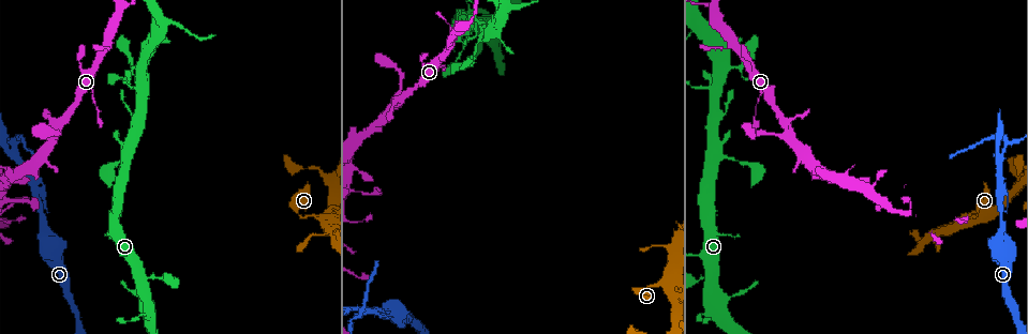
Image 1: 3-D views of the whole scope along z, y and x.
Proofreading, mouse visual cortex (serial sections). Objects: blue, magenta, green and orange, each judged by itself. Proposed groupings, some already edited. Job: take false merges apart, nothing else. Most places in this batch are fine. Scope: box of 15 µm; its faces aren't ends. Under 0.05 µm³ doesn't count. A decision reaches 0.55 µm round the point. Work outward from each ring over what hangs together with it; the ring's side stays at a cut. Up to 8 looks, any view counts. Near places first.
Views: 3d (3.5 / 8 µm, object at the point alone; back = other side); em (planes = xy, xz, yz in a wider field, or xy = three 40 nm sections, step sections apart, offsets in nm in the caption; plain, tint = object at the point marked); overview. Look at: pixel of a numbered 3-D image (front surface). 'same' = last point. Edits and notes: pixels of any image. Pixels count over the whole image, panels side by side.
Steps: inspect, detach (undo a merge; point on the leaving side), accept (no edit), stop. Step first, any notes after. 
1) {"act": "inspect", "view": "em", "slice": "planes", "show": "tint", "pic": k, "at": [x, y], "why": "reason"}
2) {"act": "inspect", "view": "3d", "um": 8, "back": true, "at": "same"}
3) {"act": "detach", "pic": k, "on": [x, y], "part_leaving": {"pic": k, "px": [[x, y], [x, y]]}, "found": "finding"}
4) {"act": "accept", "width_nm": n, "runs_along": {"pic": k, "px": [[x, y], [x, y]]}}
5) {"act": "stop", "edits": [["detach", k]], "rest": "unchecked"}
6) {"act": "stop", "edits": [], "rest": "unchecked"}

{"act": "inspect", "view": "em", "slice": "xy", "step": 1, "show": "tint", "pic": 1, "at": [142, 300], "why": "thick turns thin"}

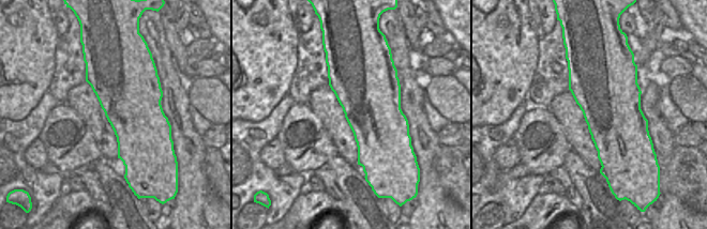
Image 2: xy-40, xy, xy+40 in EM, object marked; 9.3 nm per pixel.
{"act": "inspect", "view": "3d", "um": 3.5, "back": true, "at": "same", "why": "wider look"}

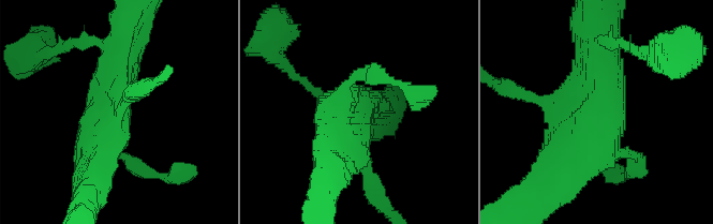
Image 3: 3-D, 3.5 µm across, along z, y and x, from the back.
{"act": "accept", "runs_along": {"pic": 3, "px": [[128, 20], [99, 149]]}, "found": "all the same cell"}

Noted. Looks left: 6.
{"act": "inspect", "view": "3d", "um": 3.5, "pic": 1, "at": [668, 282], "why": "calibre changes"}

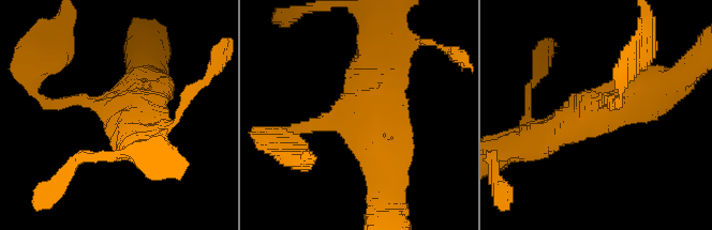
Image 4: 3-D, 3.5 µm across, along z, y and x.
{"act": "inspect", "view": "em", "slice": "xy", "step": 5, "show": "tint", "pic": 4, "at": [601, 105], "why": "need the tissue"}

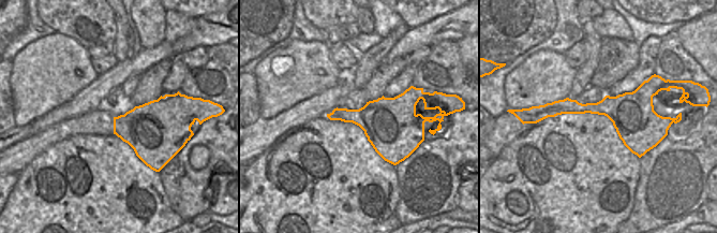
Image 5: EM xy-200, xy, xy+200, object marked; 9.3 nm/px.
{"act": "inspect", "view": "em", "slice": "xy", "step": 3, "show": "tint", "at": "same"}

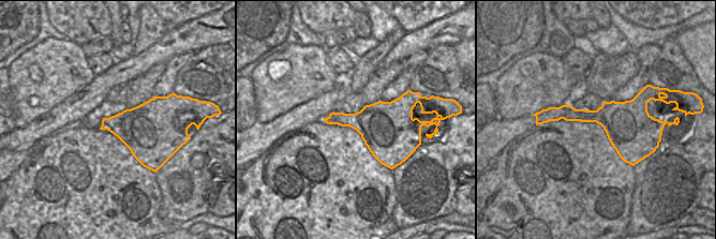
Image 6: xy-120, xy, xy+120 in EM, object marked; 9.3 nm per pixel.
{"act": "accept", "runs_along": {"pic": 4, "px": [[286, 133], [353, 117], [375, 173]]}, "found": "all the same cell"}

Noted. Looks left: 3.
{"act": "inspect", "view": "3d", "um": 3.5, "pic": 1, "at": [997, 158], "why": "arms run side by side"}

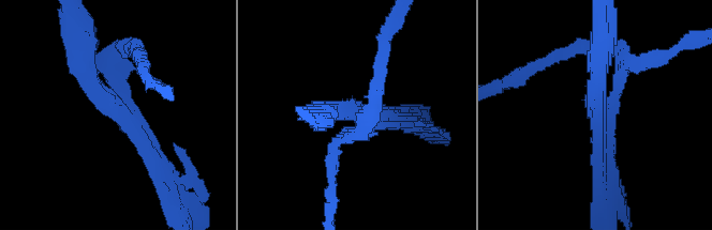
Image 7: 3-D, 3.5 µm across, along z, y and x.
{"act": "inspect", "view": "em", "slice": "xy", "step": 3, "show": "tint", "pic": 7, "at": [598, 107], "why": "shape alone is not enough"}

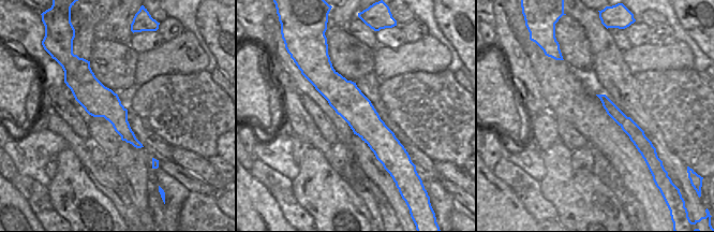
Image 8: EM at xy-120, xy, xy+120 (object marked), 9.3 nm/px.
{"act": "detach", "pic": 7, "on": [120, 60], "arm_widths_nm": [150, 200, 250], "found": "a second cell is stuck on"}

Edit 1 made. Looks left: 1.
{"act": "stop", "edits": [["detach", 7]], "rest": "unchecked"}

